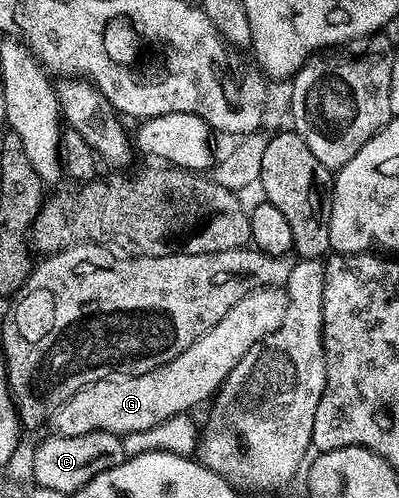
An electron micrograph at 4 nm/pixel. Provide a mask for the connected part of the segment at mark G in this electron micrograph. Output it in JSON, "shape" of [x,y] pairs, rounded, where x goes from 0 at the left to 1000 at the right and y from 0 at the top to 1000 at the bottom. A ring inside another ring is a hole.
{"shape":[[[672,576],[634,584],[619,596],[604,598],[591,612],[574,616],[574,624],[551,645],[514,673],[504,673],[464,705],[444,709],[439,719],[419,725],[409,733],[341,749],[336,753],[276,753],[256,759],[248,767],[236,767],[211,777],[203,785],[175,791],[168,805],[153,817],[138,821],[138,829],[123,839],[125,867],[150,878],[180,878],[183,873],[213,873],[216,869],[283,869],[311,873],[328,867],[363,865],[383,859],[409,845],[479,825],[486,813],[499,813],[506,805],[526,807],[546,789],[559,763],[574,753],[574,745],[659,677],[679,671],[714,641],[719,622],[719,592],[707,578]]]}

